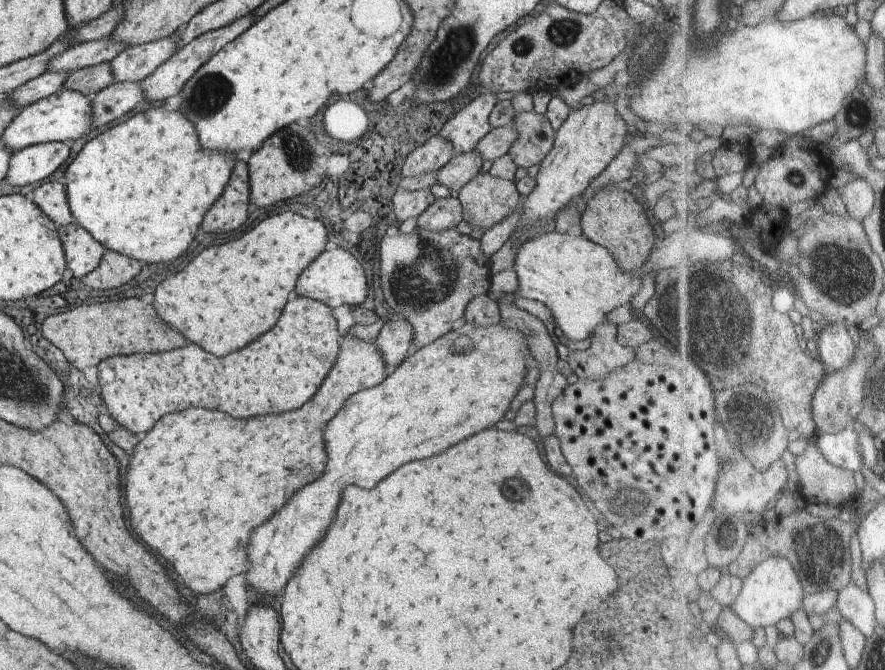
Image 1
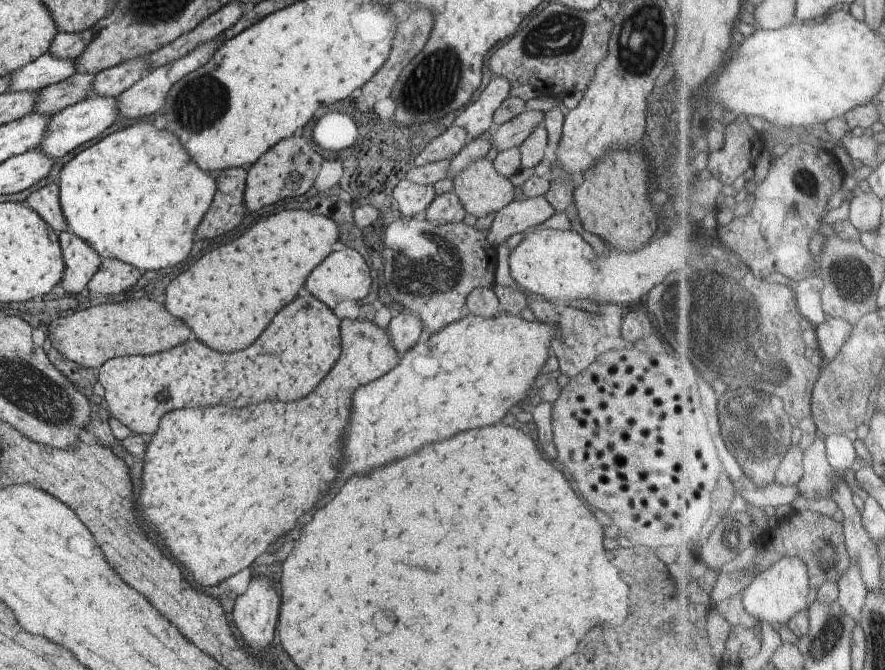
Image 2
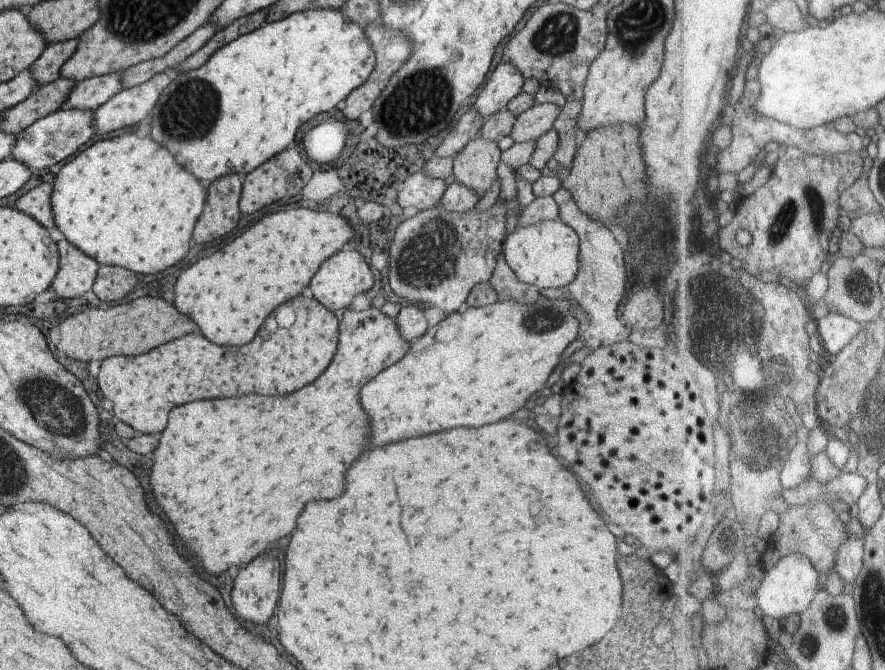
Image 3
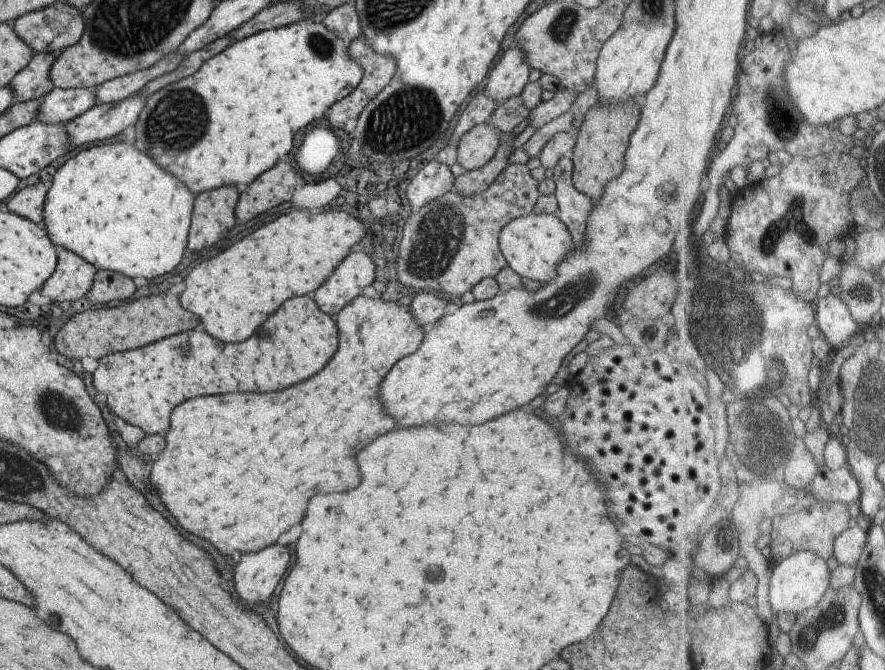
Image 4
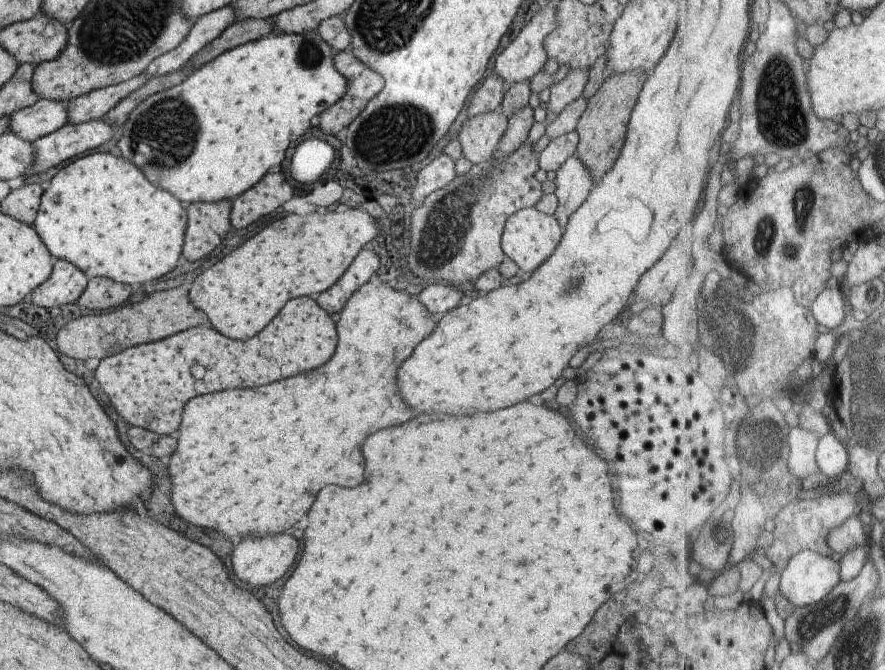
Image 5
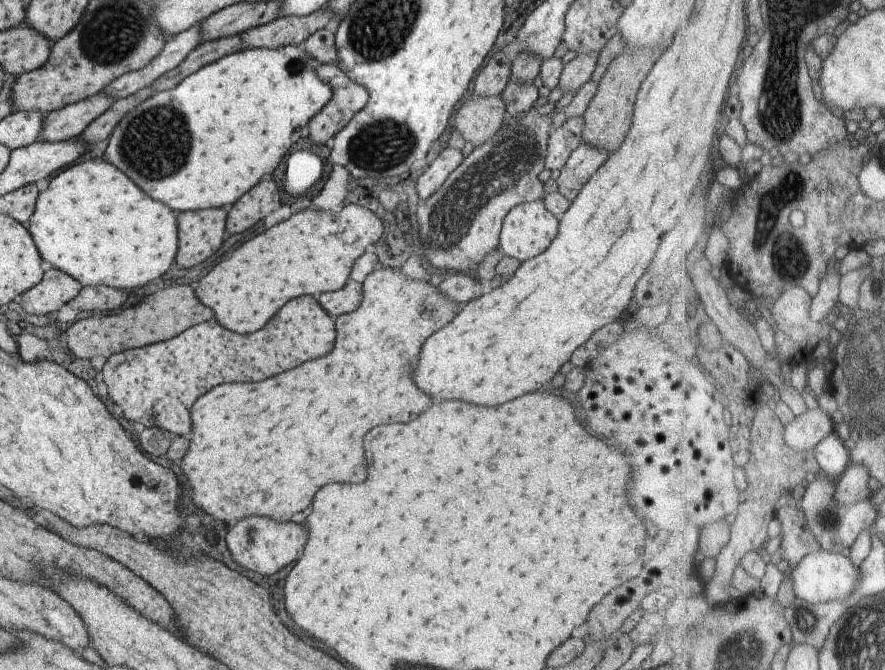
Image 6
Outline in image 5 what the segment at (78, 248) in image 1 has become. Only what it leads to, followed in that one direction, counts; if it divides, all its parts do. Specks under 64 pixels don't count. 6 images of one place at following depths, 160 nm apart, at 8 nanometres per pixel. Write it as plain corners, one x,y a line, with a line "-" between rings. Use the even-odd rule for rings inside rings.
55,259
47,280
40,282
39,286
30,292
30,302
43,308
75,302
83,292
87,281
83,272
76,266

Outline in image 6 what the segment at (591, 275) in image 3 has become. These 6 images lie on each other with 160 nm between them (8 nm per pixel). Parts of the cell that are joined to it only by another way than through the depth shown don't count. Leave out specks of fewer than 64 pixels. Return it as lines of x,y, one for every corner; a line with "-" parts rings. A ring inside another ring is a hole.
579,143
571,152
565,164
560,168
556,184
561,196
571,202
581,190
584,182
603,164
607,158
607,149
591,146
589,143

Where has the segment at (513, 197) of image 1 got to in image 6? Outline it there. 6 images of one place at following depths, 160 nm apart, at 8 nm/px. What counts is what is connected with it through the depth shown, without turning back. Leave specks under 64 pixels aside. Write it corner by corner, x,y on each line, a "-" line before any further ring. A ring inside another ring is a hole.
471,95
455,115
455,131
477,147
486,142
505,118
505,103
500,95
483,97

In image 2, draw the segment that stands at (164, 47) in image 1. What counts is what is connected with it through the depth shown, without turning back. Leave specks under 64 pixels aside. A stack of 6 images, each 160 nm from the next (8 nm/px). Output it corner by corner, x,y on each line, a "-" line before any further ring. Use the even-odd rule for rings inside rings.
145,57
127,59
94,74
89,96
115,98
121,91
135,84
148,70

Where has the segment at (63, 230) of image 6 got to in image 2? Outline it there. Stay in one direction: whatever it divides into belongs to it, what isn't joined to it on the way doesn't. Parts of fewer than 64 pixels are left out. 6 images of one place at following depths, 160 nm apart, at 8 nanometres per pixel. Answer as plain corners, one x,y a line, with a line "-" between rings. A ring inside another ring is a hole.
135,122
135,124
131,124
131,126
123,128
123,130
117,130
117,132
101,138
101,140
81,150
81,152
75,154
73,158
63,164
59,170
57,183
59,187
58,203
69,232
80,238
85,244
88,244
101,259
115,259
135,267
141,272
145,270
159,270
159,268
163,270
163,268
173,268
175,264
183,262
187,254
189,254
191,244
193,244
191,240
193,240
195,227
201,222
203,214
205,214
214,197
216,191
216,182
214,180
215,174
203,172
190,160
174,134
165,129
155,130
150,122

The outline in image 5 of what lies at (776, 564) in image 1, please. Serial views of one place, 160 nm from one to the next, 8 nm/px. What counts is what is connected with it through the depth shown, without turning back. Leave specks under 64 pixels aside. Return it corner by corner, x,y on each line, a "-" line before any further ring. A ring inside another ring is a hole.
804,550
796,554
781,572
781,590
795,605
822,601
842,580
842,561

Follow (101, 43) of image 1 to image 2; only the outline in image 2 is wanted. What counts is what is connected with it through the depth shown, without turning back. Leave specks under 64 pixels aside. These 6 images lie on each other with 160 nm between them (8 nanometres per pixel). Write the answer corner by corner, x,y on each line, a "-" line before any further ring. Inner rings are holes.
48,52
43,53
33,62
14,70
3,93
23,91
35,93
73,74
75,74
73,61
61,61
53,58

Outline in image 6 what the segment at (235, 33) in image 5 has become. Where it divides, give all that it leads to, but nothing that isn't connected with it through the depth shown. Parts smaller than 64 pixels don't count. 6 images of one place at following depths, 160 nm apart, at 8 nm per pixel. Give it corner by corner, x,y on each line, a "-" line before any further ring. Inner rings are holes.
234,35
233,37
198,44
196,48
186,54
185,59
177,64
177,67
165,72
150,85
151,94
172,90
181,80
199,71
202,67
235,53
239,50
240,45
238,36

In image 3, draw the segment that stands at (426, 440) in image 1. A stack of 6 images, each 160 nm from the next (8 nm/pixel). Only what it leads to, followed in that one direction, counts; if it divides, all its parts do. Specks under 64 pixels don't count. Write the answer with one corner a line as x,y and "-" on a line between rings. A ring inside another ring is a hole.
539,296
536,304
525,306
524,304
517,304
515,300
502,299
492,302
489,306
468,306
464,312
453,311
445,315
434,326
427,327
419,338
411,342
410,349
405,353
405,356
402,356
397,362
376,374
375,378
371,382
367,382
363,386
363,390
359,392
359,398
361,398
359,402
361,402
363,410
369,416
369,422
371,422
371,446
397,442
397,440
405,440
405,438
411,438
411,436
433,434
433,432
439,432
439,430
445,430
445,428
455,428
455,426
483,426
483,424
497,422
501,418
511,416
519,406
525,404
527,398
531,400
531,403
535,401
539,391
544,388
550,373
560,361
561,352
567,348
569,342
573,342
578,338
577,333
582,328
581,324
573,317
575,316
575,310
571,306
572,301
571,298
568,300
555,298
549,300
549,298

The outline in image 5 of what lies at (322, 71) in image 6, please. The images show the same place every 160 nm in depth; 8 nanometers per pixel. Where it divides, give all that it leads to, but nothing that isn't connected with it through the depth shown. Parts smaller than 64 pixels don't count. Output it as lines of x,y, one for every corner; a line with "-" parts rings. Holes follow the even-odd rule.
348,49
334,52
335,70
347,81
345,94
318,114
316,124
323,134
337,134
347,126
373,98
384,80
364,64
361,64

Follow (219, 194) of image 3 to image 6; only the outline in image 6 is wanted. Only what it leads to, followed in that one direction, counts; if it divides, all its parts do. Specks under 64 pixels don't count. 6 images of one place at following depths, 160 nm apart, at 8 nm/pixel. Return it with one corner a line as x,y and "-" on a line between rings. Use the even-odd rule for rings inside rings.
222,207
176,214
177,244
174,259
179,269
193,269
217,252
217,248
221,246
221,240
223,240
223,232
225,232
226,212
227,208

